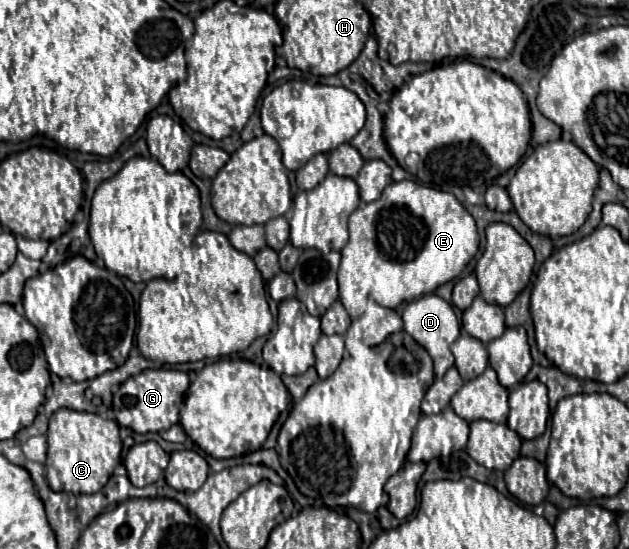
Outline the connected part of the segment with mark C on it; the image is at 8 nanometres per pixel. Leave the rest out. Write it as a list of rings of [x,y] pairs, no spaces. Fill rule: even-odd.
[[[58,409],[50,417],[48,427],[48,461],[46,479],[50,489],[64,493],[96,493],[110,479],[114,467],[120,463],[122,441],[118,437],[118,423],[102,419],[94,413],[72,409]]]

